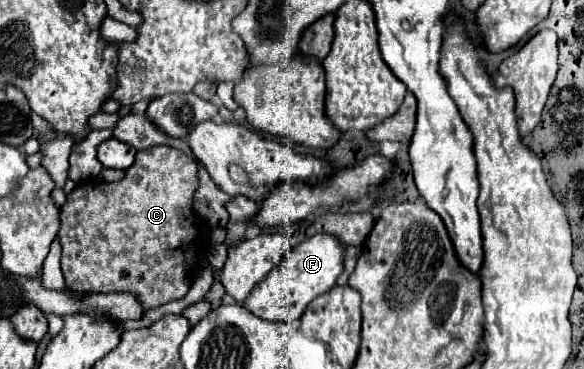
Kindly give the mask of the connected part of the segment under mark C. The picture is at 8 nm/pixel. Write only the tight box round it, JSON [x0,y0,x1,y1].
[60,146,212,312]

